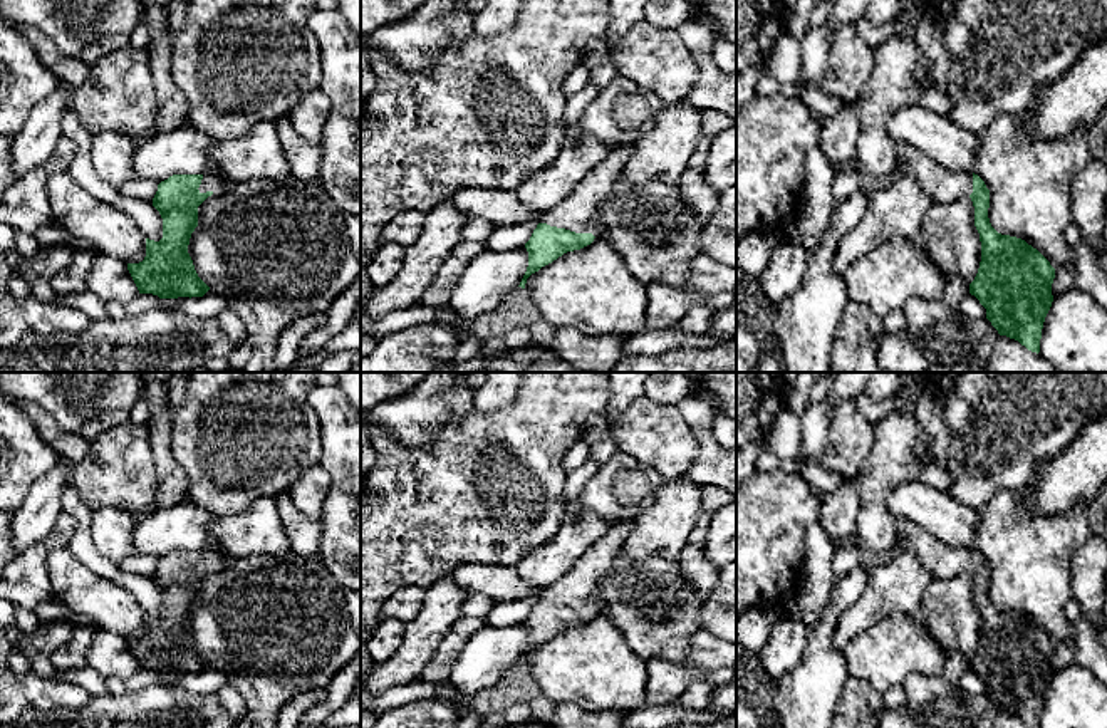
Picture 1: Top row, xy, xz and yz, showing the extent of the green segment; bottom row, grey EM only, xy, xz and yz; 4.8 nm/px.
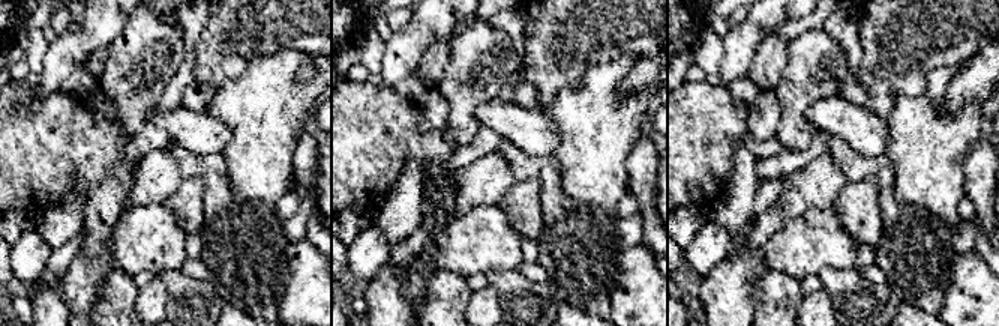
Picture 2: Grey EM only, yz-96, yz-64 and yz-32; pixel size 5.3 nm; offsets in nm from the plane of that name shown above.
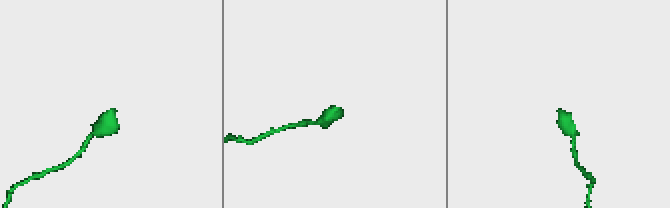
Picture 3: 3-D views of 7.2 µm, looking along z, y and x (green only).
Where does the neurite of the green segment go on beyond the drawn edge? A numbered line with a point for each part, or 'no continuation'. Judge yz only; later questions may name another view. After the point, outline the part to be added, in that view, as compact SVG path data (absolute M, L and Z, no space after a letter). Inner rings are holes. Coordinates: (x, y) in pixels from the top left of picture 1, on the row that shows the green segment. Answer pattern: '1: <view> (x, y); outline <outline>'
1: yz (940, 183); outline M896 141L896 151L897 164L904 166L904 174L912 174L934 203L951 203L973 193L971 173L951 171L901 141Z

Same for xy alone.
1: xy (210, 182); outline M205 173L201 185L200 185L200 193L206 193L206 191L213 191L218 193L221 191L228 183L225 183L221 178L211 174L211 173Z

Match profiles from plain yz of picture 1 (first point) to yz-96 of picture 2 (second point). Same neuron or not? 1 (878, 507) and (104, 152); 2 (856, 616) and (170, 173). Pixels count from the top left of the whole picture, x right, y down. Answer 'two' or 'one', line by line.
1: two
2: one

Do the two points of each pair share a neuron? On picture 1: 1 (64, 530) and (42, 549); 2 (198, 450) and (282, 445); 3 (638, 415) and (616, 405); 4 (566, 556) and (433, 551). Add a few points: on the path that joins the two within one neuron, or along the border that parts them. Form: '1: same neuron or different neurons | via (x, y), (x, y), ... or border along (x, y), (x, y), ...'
1: same neuron | via (59, 535), (47, 544)
2: same neuron | via (218, 445), (262, 445)
3: different neurons | border along (643, 396), (616, 418), (613, 436)
4: different neurons | border along (559, 529), (515, 567)

